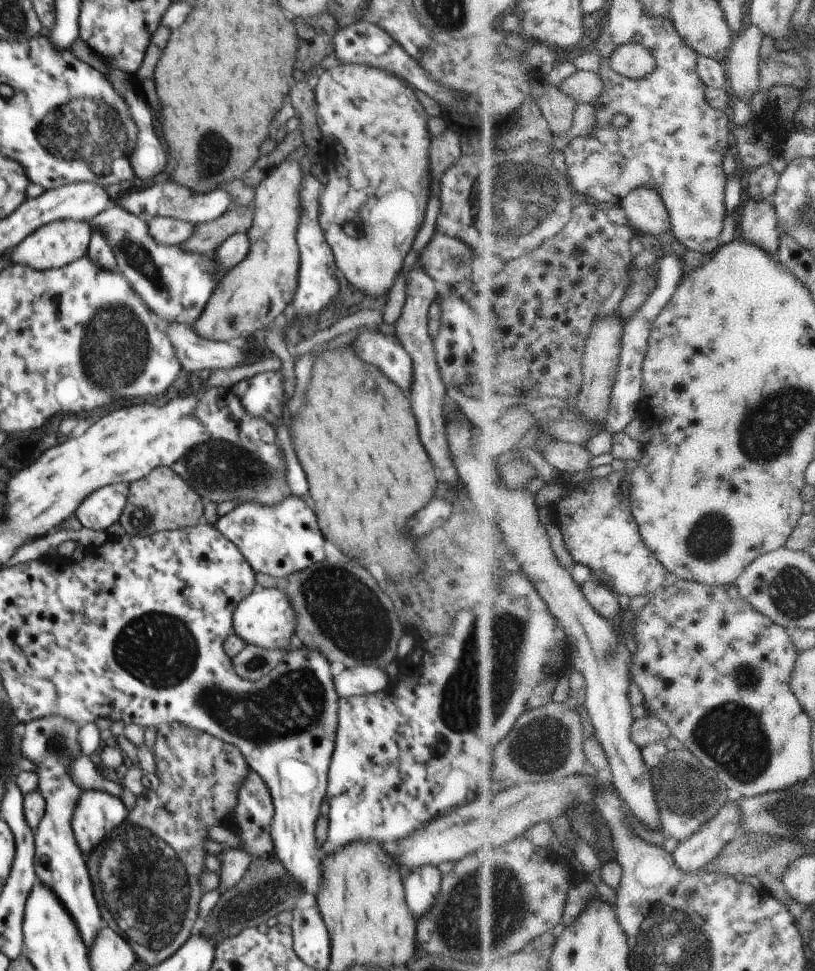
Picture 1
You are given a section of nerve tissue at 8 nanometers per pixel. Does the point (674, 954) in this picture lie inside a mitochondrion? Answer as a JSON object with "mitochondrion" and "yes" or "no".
{"mitochondrion":"yes"}

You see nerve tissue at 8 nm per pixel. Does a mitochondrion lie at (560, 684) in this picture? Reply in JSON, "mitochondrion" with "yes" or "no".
{"mitochondrion":"no"}

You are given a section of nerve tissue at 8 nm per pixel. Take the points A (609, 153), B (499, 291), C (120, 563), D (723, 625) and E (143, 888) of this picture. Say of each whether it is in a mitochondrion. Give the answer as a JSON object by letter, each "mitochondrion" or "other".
{"A":"other","B":"other","C":"other","D":"other","E":"mitochondrion"}

